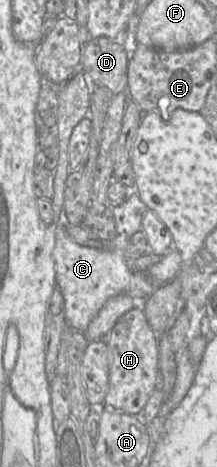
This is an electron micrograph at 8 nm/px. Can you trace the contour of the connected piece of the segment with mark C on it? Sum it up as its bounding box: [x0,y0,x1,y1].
[52,194,183,331]

